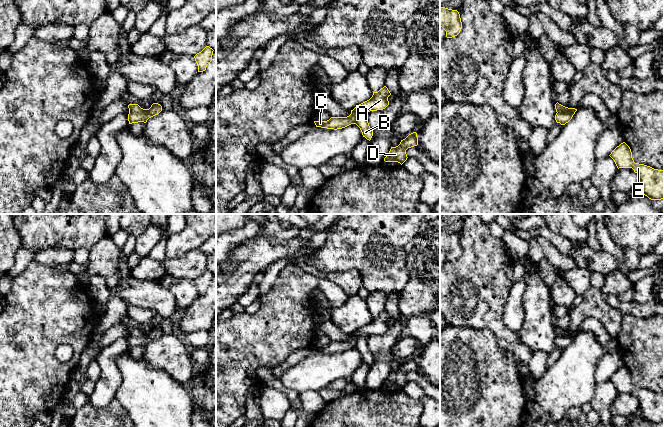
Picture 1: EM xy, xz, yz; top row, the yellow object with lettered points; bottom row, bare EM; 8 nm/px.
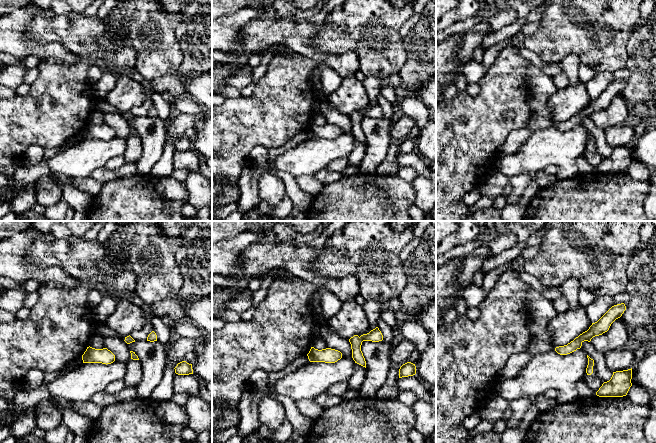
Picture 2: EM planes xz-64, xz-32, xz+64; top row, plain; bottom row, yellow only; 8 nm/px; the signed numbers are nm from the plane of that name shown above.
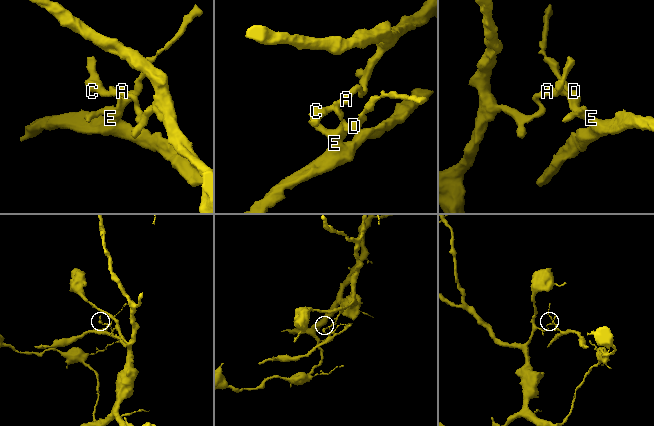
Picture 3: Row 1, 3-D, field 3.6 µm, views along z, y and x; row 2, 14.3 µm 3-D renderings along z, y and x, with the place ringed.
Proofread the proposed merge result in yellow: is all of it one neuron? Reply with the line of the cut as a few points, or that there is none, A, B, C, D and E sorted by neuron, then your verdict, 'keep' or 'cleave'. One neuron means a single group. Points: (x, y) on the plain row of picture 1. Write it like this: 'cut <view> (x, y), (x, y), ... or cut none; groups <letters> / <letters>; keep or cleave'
cut xz (366, 334), (358, 336), (354, 347); groups A C / B D E; cleave

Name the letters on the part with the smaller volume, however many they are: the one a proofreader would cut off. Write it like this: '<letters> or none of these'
B, D, E

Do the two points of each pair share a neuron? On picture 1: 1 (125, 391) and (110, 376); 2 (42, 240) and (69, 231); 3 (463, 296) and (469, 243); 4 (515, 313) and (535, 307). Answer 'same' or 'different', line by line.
1: different
2: same
3: same
4: different

